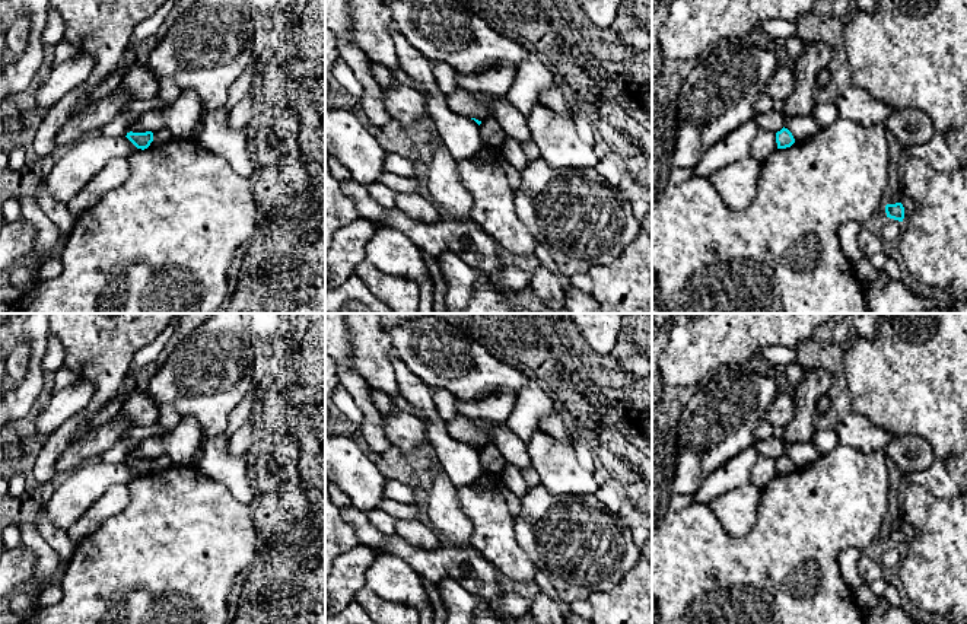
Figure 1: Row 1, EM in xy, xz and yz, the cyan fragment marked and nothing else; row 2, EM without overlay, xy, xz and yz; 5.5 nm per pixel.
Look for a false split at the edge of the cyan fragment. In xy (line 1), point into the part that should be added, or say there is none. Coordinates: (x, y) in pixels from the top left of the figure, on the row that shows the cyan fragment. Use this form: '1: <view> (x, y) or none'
1: none

